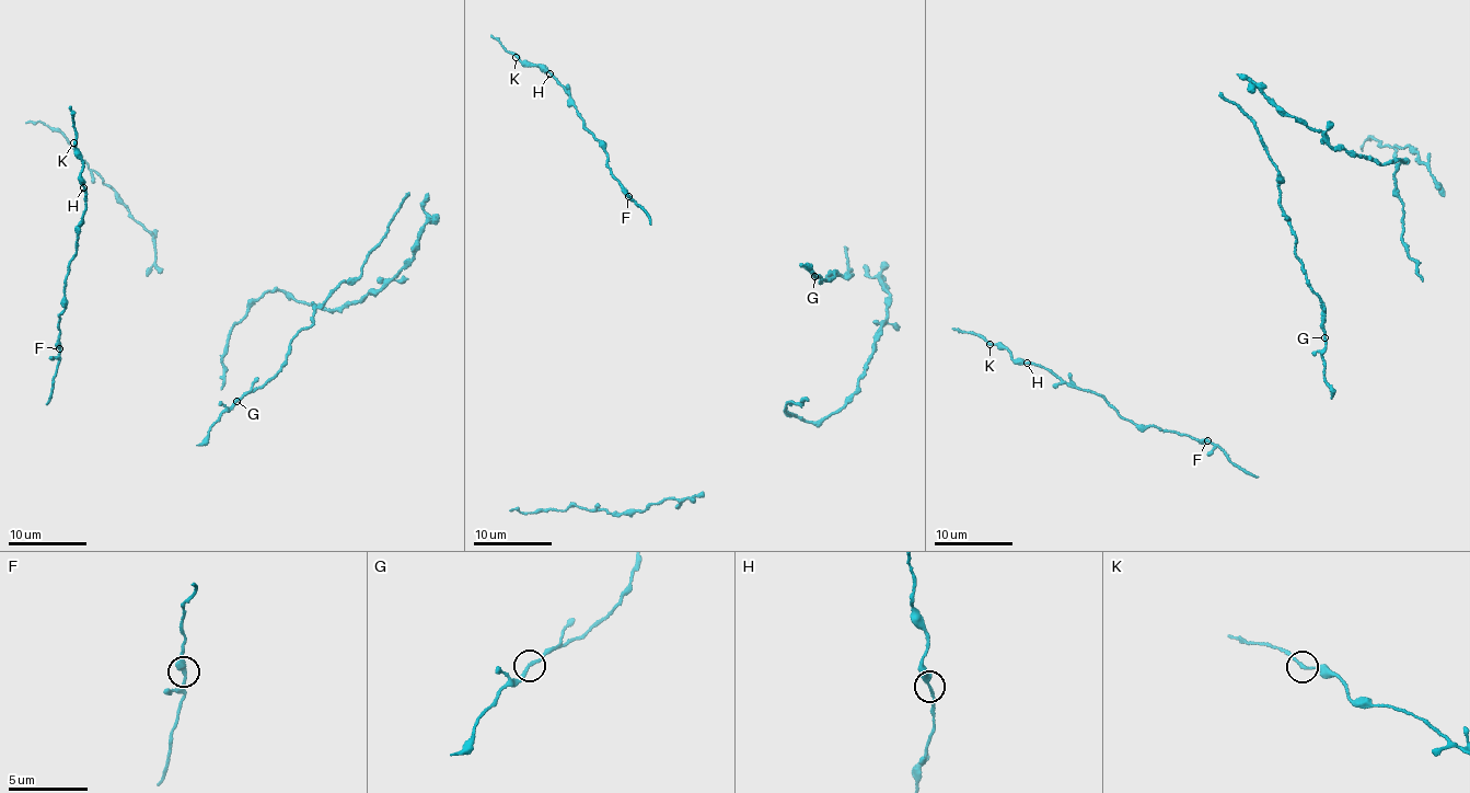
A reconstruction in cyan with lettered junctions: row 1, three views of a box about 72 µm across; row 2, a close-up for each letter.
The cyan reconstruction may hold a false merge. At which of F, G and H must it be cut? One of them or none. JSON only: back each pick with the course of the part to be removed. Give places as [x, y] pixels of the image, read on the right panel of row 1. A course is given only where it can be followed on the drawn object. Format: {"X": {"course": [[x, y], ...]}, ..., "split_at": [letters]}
{"H": {"course": [[1027, 363], [1011, 358], [1008, 349], [984, 338], [951, 329]]}, "split_at": ["H"]}

